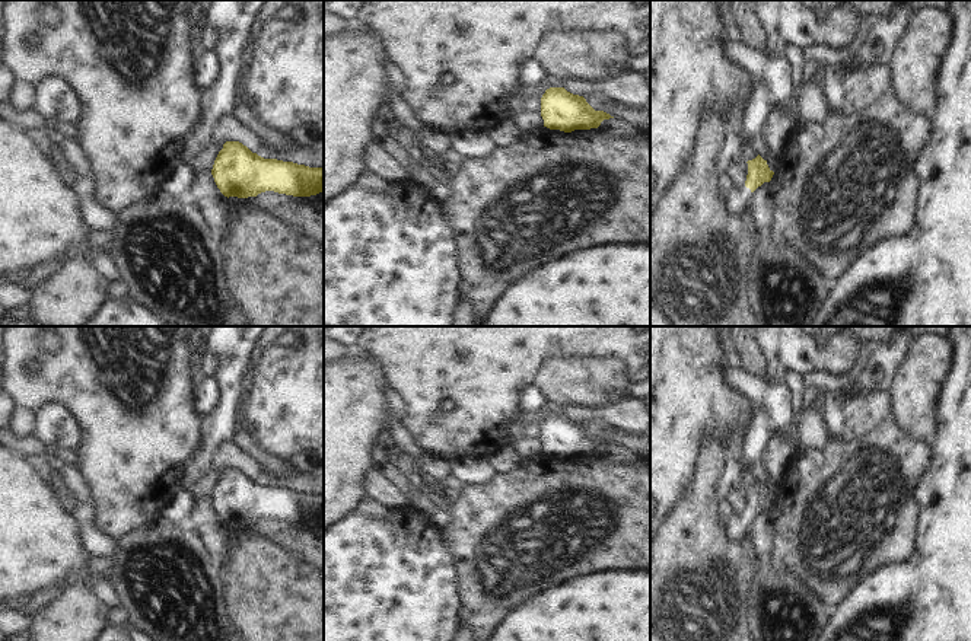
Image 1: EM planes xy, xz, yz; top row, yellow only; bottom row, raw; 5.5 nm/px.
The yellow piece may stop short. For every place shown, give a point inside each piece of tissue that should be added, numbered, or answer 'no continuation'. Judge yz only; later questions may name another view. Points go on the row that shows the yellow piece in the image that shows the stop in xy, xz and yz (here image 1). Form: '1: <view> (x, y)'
1: yz (736, 203)

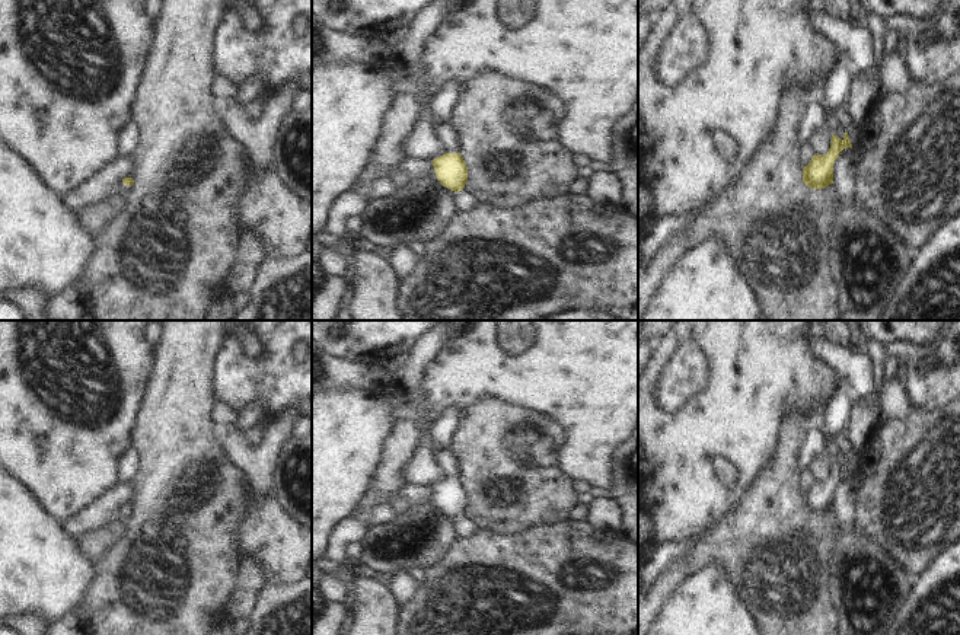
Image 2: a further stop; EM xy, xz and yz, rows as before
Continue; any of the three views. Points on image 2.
1: xz (445, 130)

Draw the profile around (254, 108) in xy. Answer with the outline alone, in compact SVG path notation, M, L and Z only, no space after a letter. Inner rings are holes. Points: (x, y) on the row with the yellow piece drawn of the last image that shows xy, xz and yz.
M261 95L259 98L243 103L243 111L248 114L249 118L258 118L265 102L267 96Z

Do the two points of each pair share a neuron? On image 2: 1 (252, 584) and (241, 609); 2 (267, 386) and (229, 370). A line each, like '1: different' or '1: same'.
1: same
2: same

